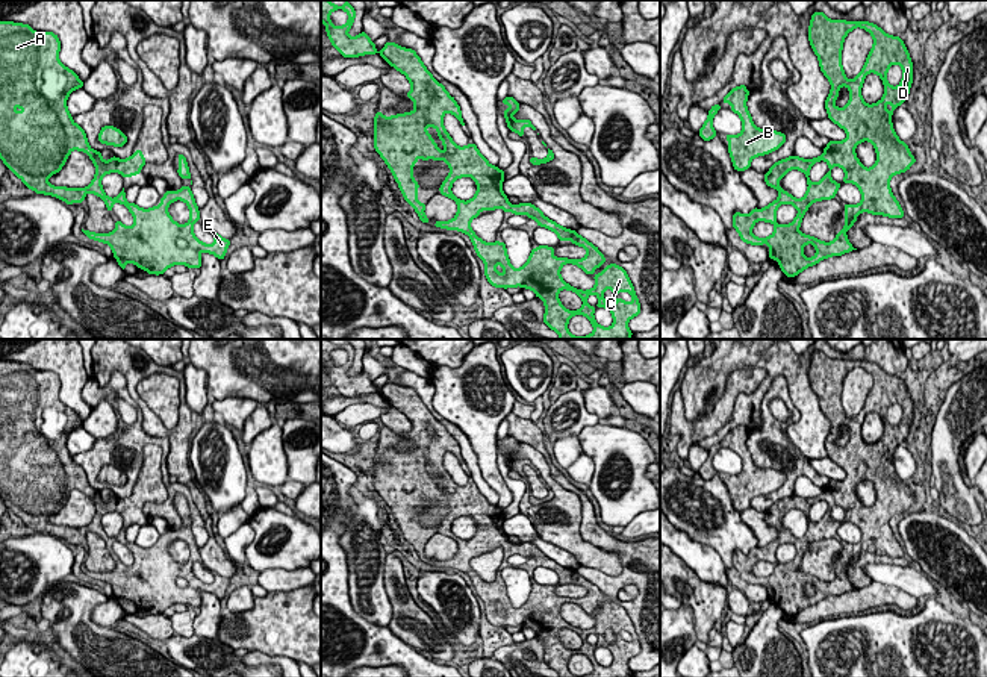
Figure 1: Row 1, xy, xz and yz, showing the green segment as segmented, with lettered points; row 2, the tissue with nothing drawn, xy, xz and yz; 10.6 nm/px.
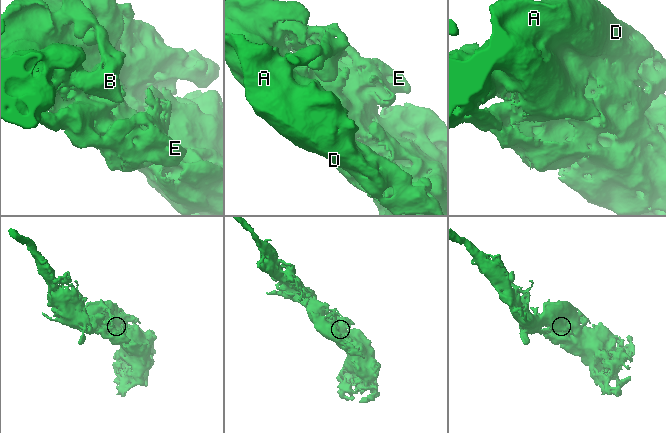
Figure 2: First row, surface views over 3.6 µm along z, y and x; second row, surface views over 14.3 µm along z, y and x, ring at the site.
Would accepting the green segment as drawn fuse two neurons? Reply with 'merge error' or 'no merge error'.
no merge error

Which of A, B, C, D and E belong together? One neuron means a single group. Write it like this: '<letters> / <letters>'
A B C D E

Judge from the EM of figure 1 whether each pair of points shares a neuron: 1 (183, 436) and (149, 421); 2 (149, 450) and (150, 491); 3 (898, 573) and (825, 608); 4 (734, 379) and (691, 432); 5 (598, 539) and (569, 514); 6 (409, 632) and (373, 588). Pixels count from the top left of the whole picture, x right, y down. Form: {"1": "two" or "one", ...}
{"1": "one", "2": "one", "3": "two", "4": "one", "5": "two", "6": "two"}

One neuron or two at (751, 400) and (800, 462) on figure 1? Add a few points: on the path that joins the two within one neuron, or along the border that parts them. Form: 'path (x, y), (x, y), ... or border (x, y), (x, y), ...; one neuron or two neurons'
border (762, 409), (762, 423), (751, 432); two neurons

